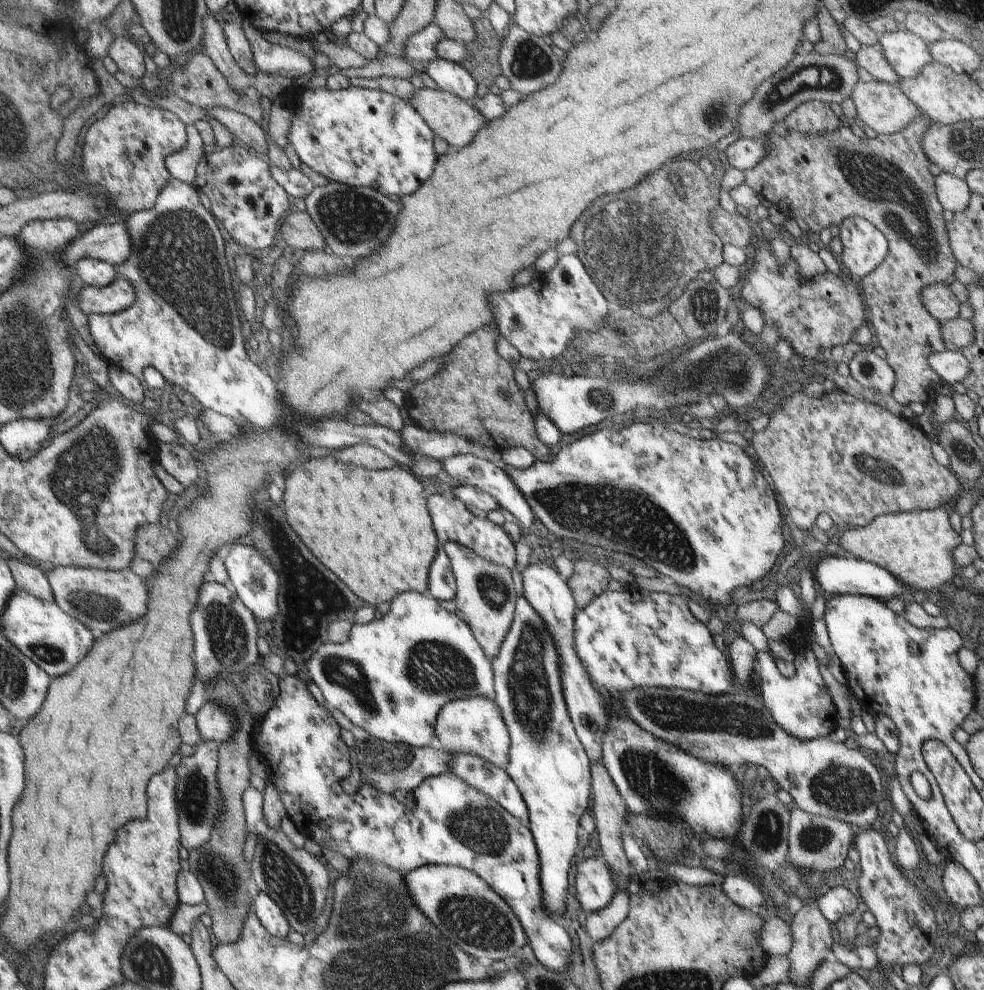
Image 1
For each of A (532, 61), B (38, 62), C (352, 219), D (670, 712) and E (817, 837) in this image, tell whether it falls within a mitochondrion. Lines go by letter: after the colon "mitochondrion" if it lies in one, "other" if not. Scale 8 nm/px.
A: mitochondrion
B: other
C: mitochondrion
D: mitochondrion
E: mitochondrion

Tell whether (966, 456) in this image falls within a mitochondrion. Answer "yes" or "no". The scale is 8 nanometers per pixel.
yes

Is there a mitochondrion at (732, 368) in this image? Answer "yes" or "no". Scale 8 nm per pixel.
yes

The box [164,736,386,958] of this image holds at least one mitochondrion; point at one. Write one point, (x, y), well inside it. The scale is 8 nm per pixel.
(279, 871)

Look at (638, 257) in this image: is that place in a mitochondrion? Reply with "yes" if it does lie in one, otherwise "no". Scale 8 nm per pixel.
yes

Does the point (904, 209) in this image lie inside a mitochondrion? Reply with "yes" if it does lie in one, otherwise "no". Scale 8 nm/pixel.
yes

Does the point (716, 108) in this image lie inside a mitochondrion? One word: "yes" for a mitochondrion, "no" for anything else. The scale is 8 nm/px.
yes

